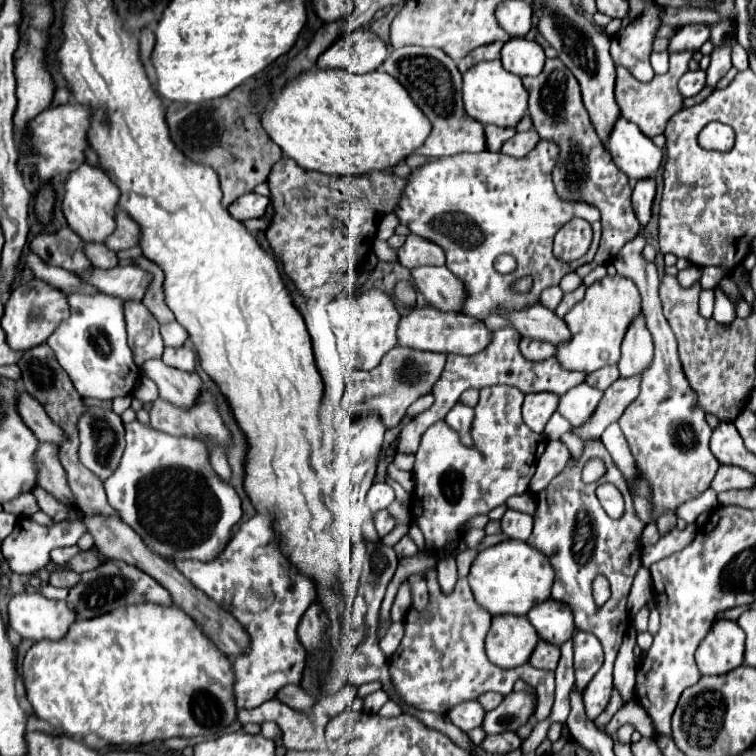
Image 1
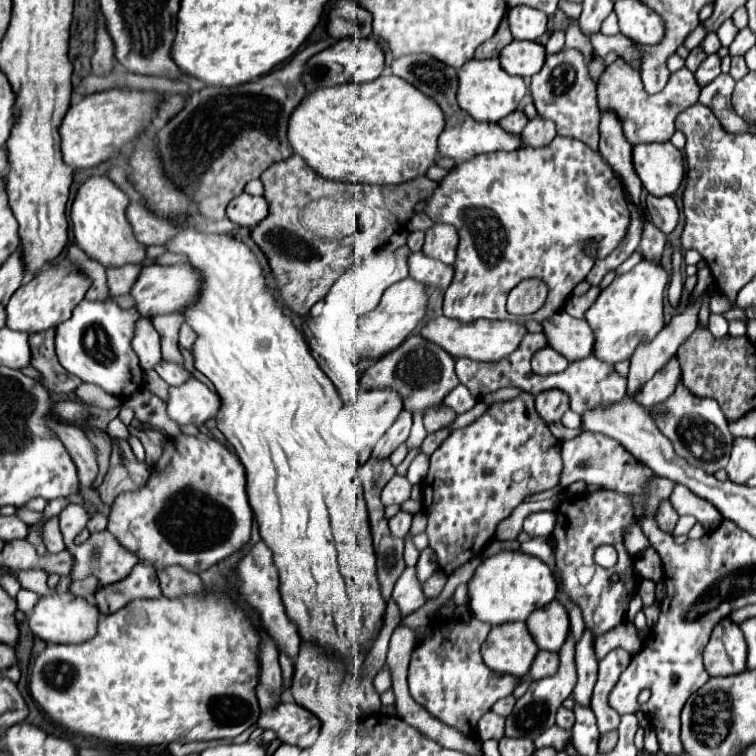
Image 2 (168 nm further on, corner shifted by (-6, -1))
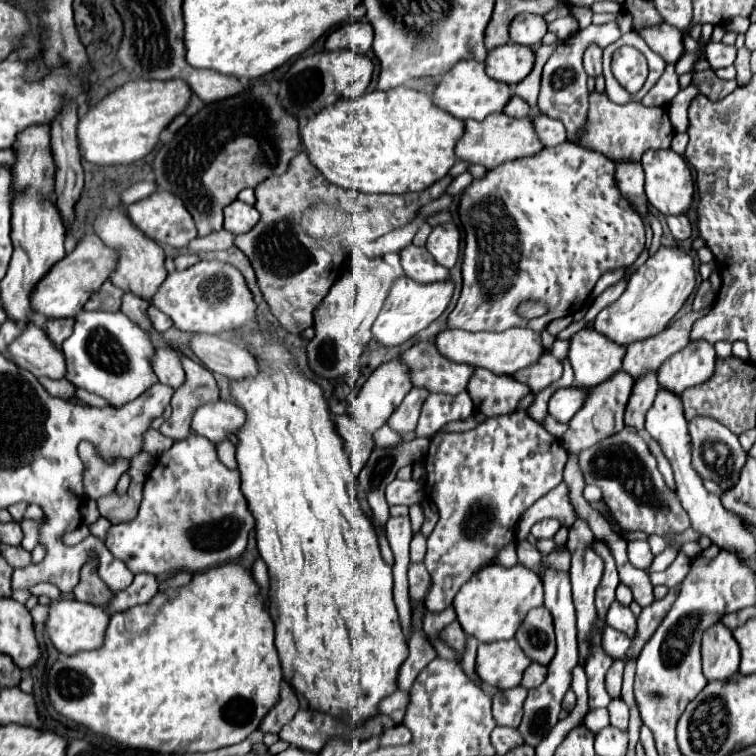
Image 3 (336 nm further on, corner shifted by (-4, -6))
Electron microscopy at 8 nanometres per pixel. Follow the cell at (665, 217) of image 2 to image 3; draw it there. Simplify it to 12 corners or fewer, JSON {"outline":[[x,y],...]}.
{"outline":[[667,215],[677,241],[689,239],[691,225],[685,215]]}

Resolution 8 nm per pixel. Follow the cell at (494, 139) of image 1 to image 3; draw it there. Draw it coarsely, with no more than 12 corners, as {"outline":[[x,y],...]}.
{"outline":[[517,95],[503,109],[507,117],[525,119],[529,105]]}

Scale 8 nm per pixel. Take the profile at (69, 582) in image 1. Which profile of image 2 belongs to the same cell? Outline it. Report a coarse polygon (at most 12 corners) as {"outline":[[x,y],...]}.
{"outline":[[97,578],[71,582],[75,596],[91,600],[99,588]]}

